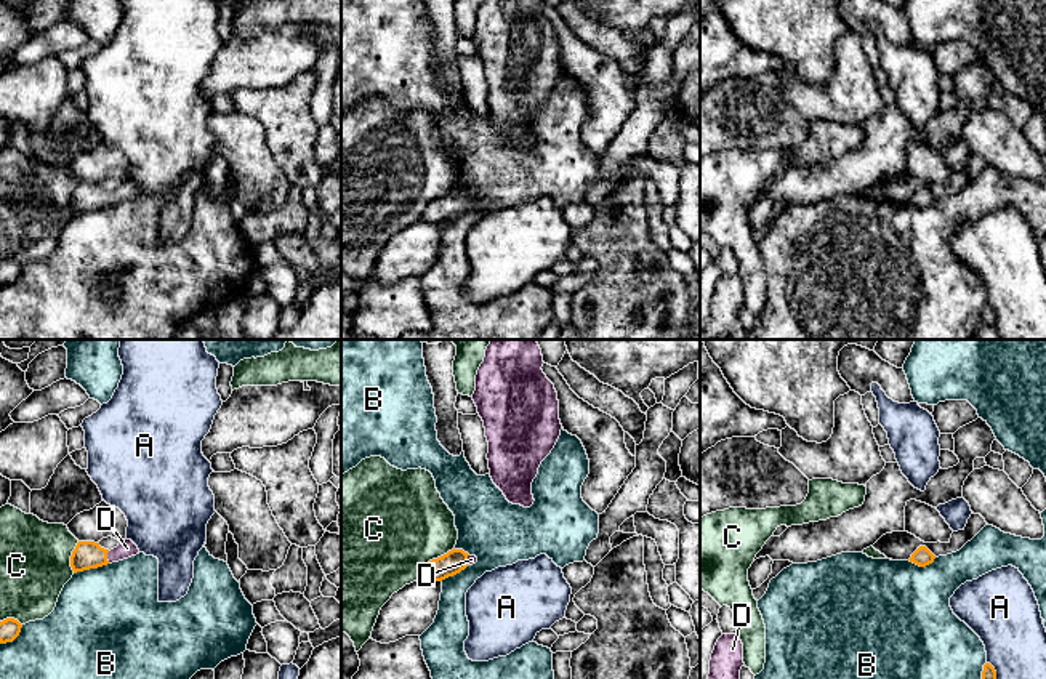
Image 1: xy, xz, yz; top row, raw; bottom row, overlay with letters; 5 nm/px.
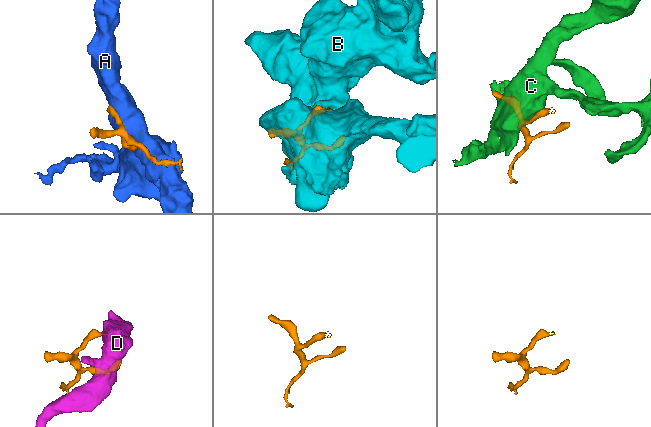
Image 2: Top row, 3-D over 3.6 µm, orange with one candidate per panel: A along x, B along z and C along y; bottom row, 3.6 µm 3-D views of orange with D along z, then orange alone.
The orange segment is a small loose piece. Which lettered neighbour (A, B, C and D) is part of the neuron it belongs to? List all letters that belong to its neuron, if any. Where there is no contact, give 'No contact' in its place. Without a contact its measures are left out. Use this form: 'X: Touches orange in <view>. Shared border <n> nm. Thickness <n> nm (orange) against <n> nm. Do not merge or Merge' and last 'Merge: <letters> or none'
A: Touches orange in yz. Shared border 100 nm. Thickness 70 nm (orange) against 320 nm. Do not merge
B: Touches orange in xy. Shared border 190 nm. Thickness 140 nm (orange) against 480 nm. Do not merge
C: Touches orange in xz. Shared border 240 nm. Thickness 120 nm (orange) against 480 nm. Do not merge
D: Touches orange in xy. Shared border 60 nm. Thickness 140 nm (orange) against 90 nm. Merge
Merge: D

